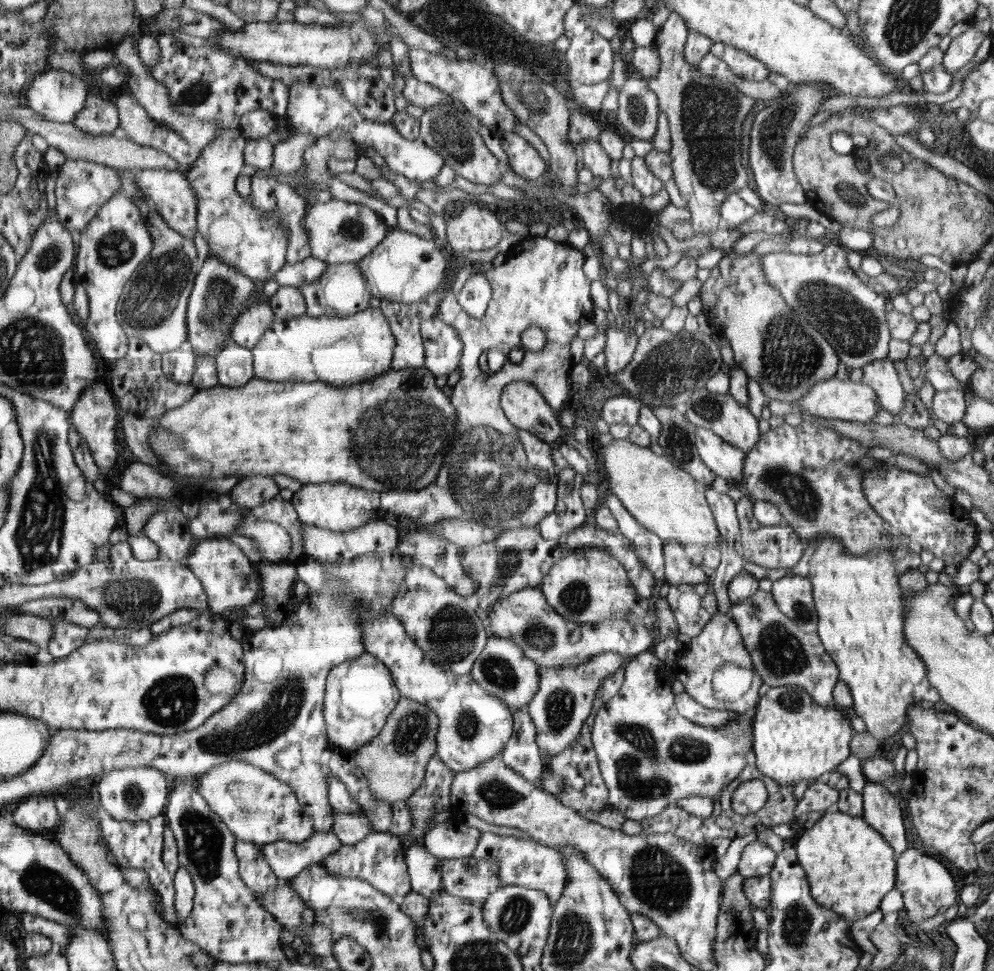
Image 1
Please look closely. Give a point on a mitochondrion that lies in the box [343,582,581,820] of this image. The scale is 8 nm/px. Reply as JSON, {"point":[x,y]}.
{"point":[451,632]}

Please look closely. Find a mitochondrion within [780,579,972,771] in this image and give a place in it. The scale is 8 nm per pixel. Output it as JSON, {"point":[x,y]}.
{"point":[801,609]}

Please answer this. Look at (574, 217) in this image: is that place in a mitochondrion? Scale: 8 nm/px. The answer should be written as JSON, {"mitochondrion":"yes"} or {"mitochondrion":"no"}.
{"mitochondrion":"no"}

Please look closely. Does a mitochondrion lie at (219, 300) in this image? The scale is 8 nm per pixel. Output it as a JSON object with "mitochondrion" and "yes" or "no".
{"mitochondrion":"yes"}

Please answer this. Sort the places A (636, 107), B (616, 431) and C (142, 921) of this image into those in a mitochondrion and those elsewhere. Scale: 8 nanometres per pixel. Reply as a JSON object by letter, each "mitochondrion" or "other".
{"A":"mitochondrion","B":"other","C":"other"}

